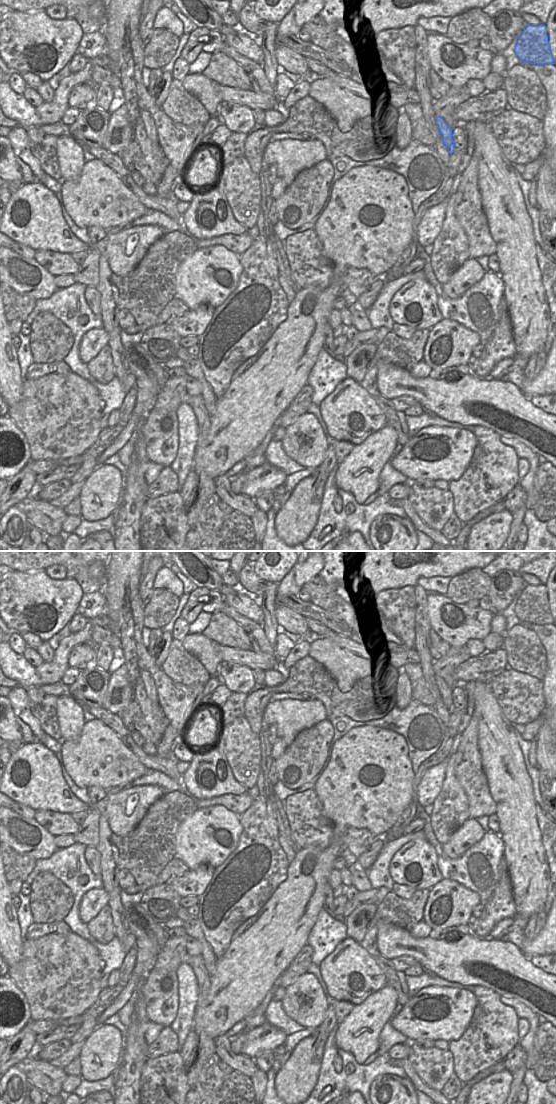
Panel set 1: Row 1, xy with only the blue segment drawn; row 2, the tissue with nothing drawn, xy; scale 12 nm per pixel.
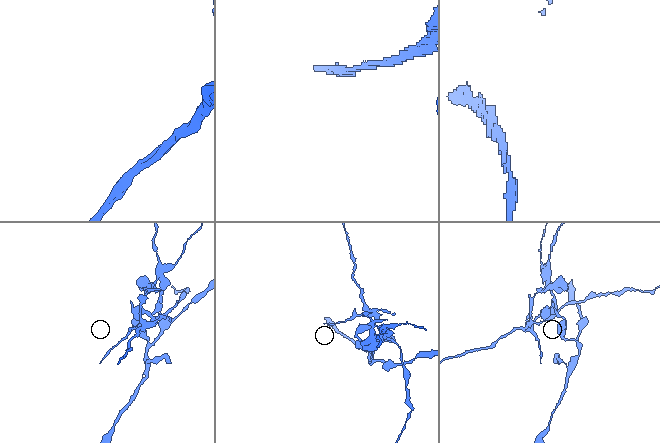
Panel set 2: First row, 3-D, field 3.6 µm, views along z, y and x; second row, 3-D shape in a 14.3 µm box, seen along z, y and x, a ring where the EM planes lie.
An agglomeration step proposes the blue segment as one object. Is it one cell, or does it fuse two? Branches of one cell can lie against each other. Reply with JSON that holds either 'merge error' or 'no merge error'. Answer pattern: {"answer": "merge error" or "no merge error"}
{"answer": "merge error"}

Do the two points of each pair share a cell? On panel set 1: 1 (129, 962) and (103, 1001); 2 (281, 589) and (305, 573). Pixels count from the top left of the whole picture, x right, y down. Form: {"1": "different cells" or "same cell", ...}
{"1": "same cell", "2": "same cell"}

